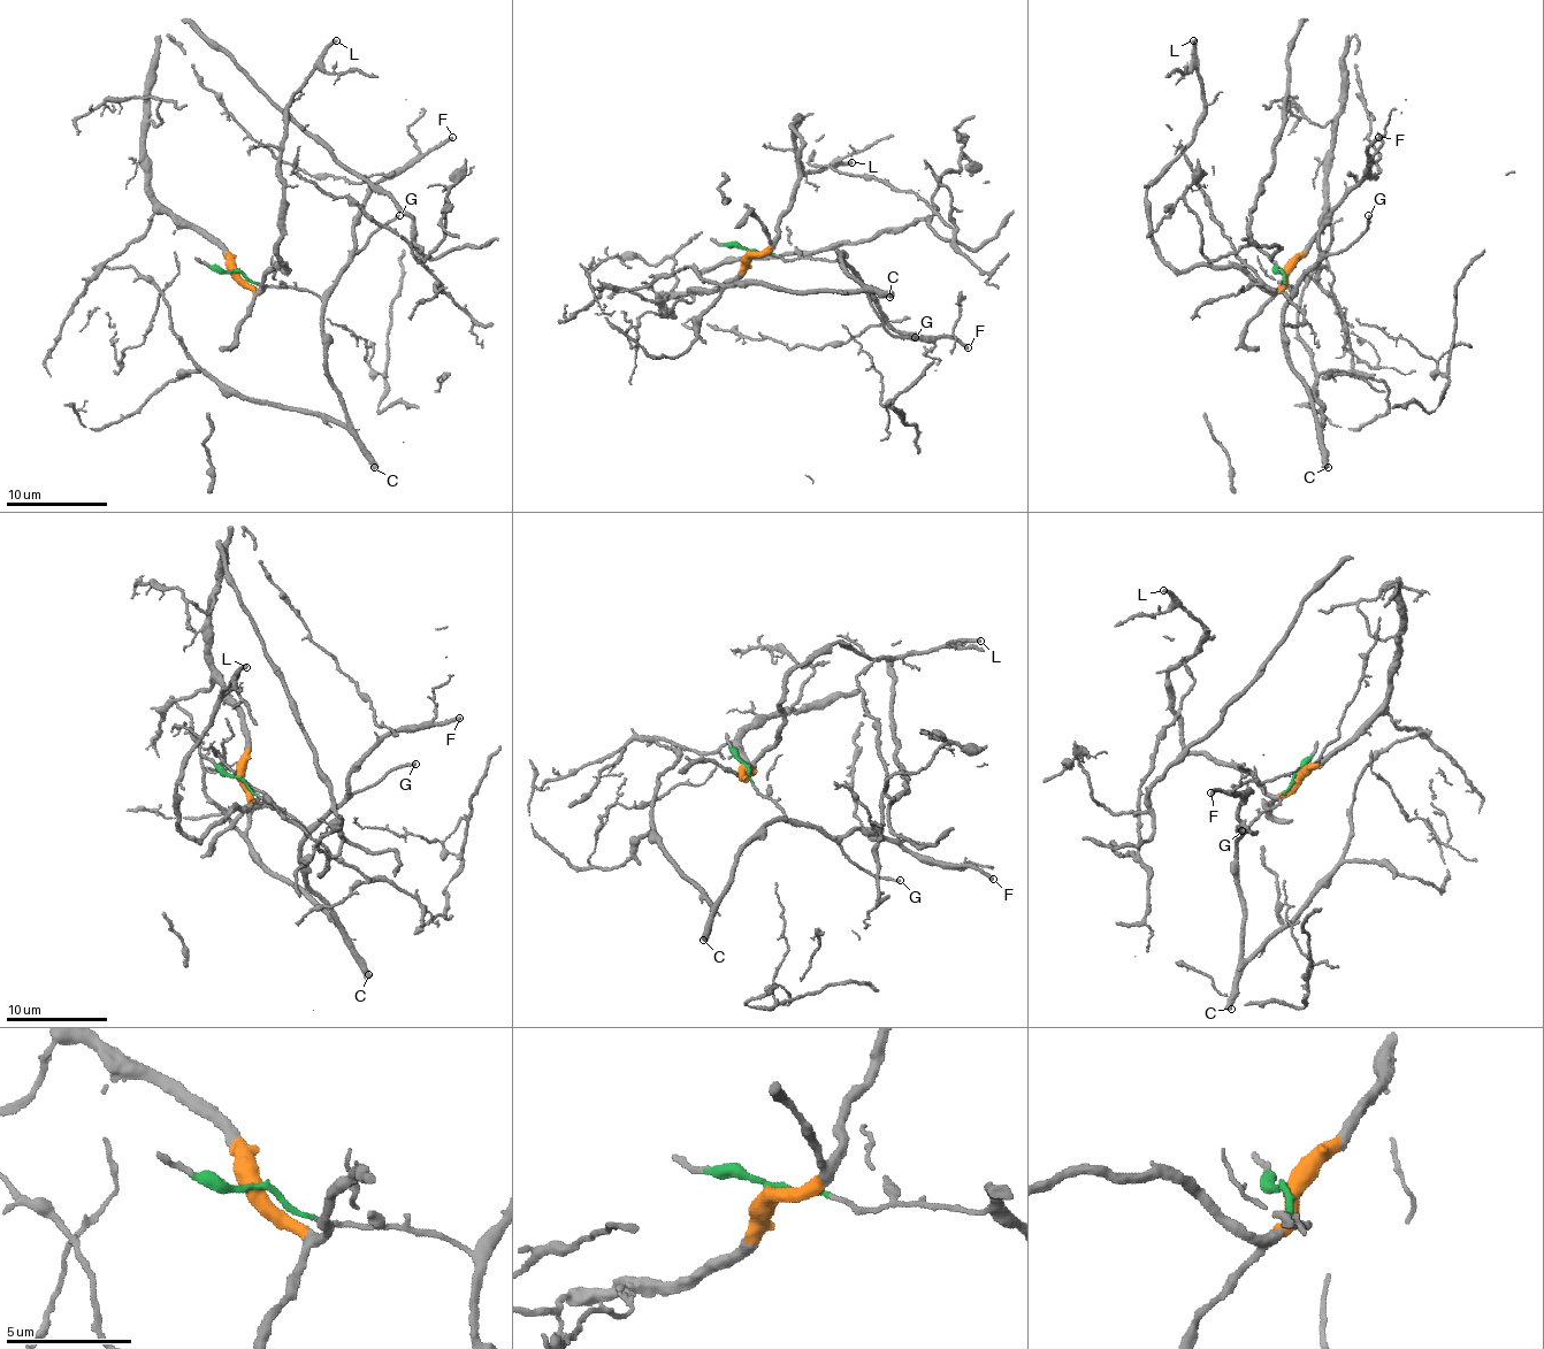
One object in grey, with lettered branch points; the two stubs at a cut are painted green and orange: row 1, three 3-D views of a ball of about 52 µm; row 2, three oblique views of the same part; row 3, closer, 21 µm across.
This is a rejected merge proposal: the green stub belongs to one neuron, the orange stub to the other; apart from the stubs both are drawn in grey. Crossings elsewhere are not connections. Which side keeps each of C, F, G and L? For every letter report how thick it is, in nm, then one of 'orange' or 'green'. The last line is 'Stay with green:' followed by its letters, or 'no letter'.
C: 500 nm | green
F: 280 nm | green
G: 190 nm | green
L: 280 nm | orange
Stay with green: C, F, G

